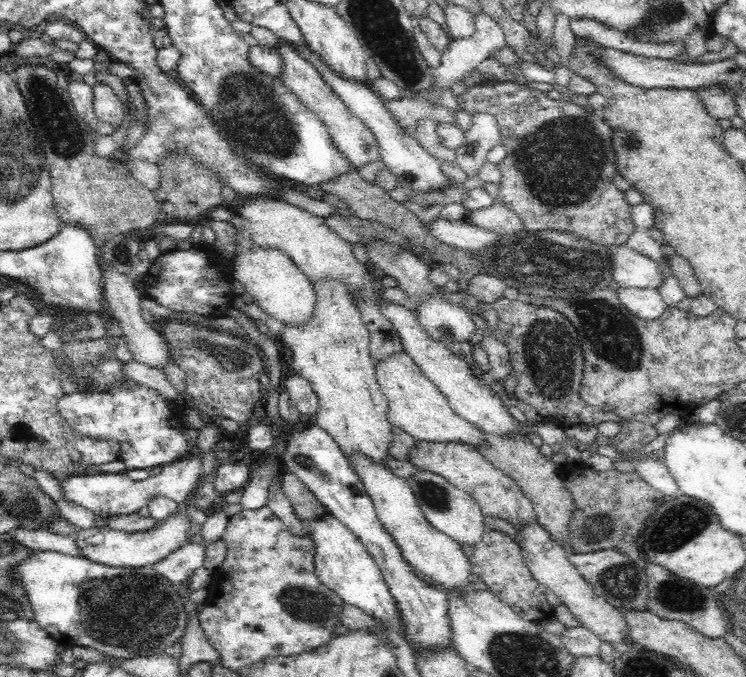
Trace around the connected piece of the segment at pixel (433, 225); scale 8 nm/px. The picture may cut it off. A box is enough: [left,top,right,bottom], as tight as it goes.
[427,217,502,251]

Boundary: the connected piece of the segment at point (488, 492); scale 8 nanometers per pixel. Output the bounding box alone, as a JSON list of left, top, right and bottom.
[409,441,537,529]

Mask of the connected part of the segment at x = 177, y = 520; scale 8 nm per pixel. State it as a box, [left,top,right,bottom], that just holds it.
[74,509,192,568]

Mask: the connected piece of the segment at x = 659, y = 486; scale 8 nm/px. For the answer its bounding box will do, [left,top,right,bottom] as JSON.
[635,459,682,499]

